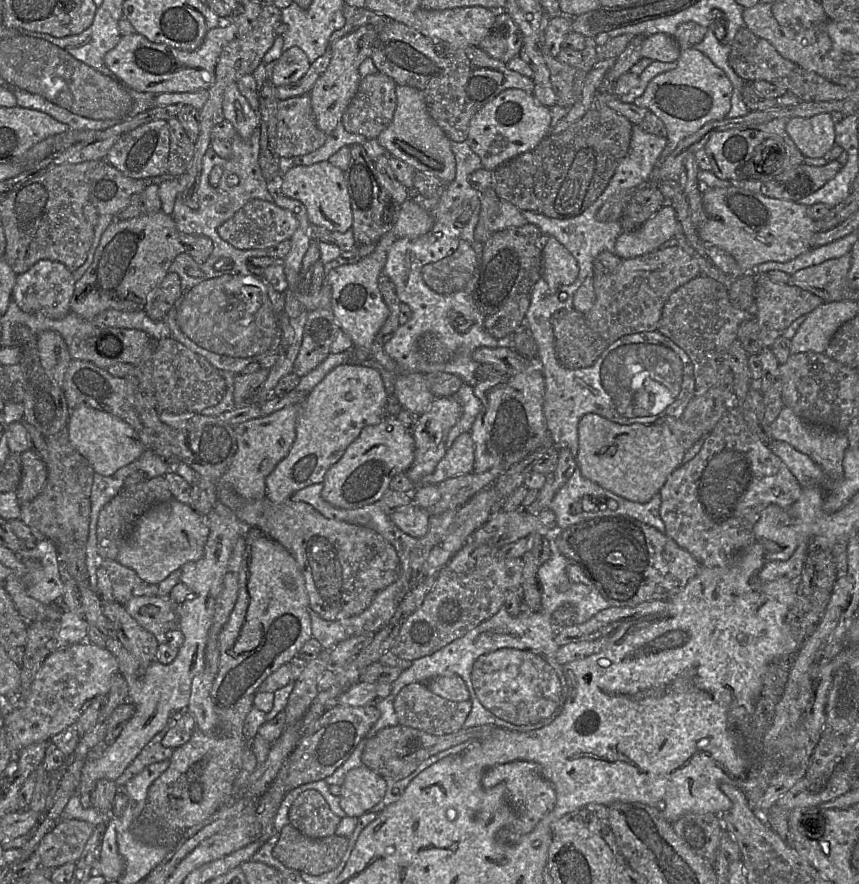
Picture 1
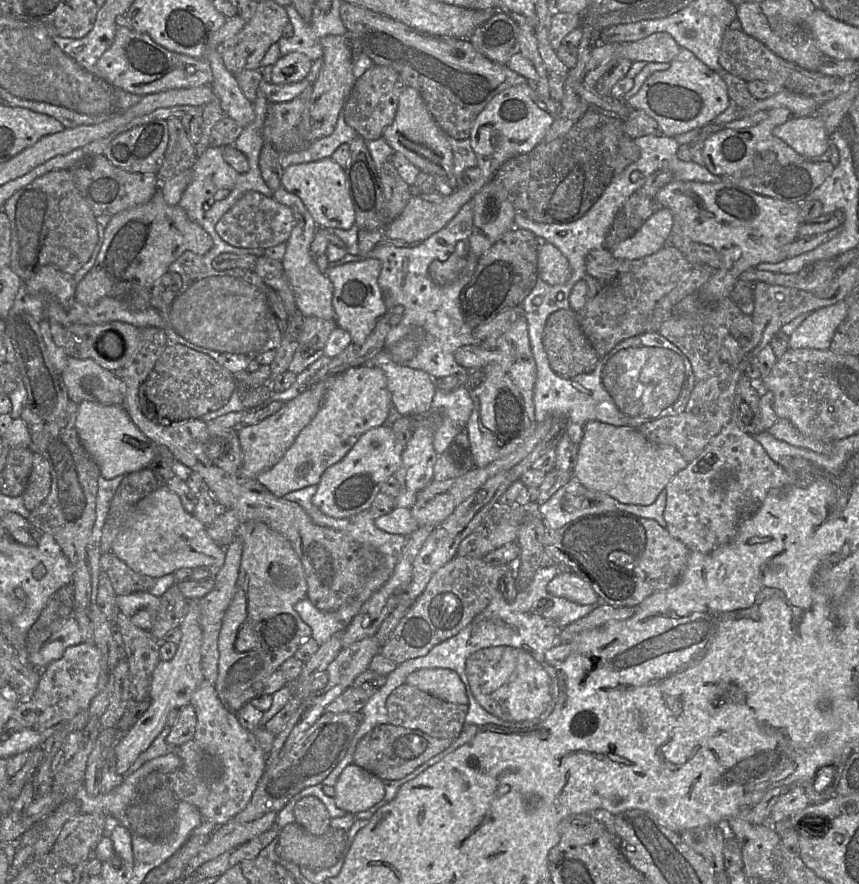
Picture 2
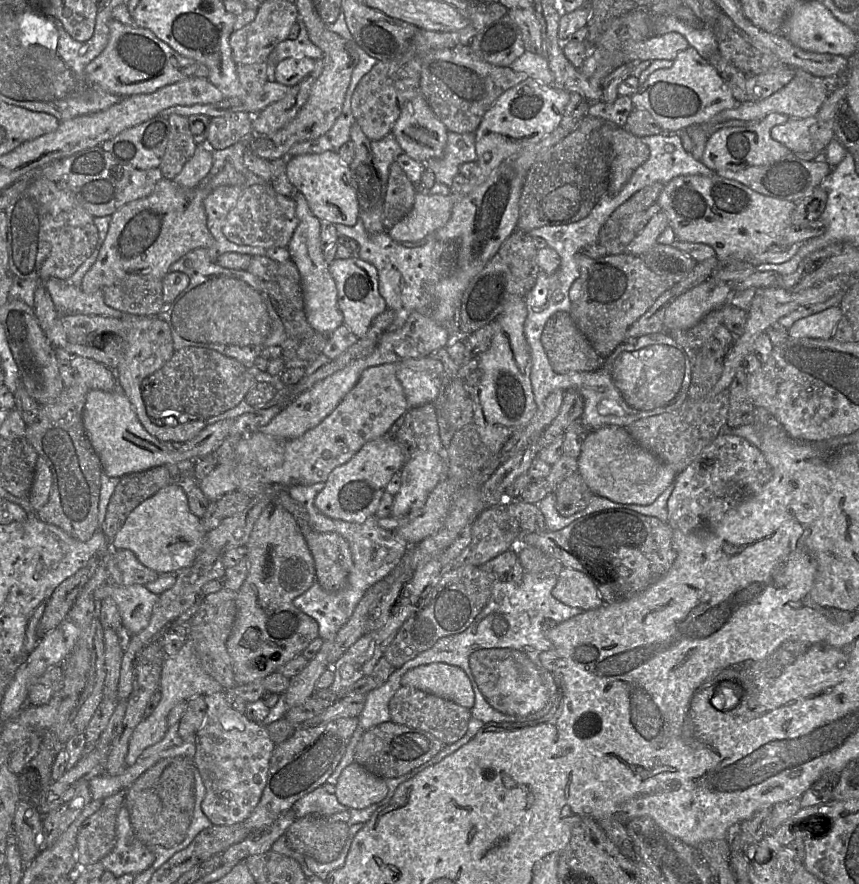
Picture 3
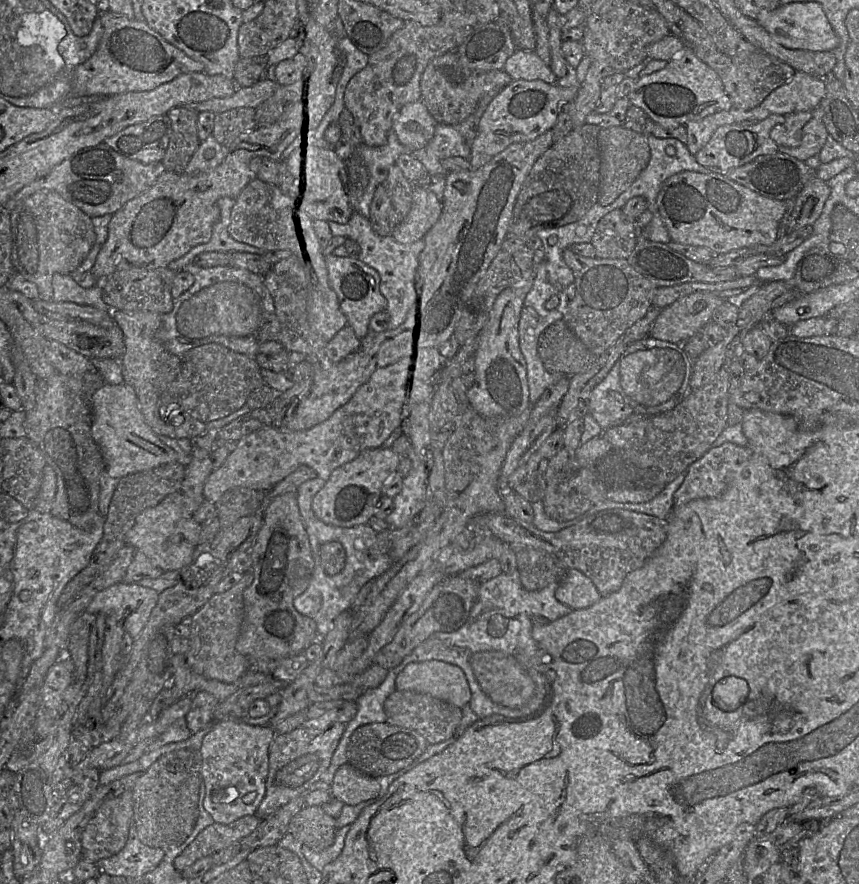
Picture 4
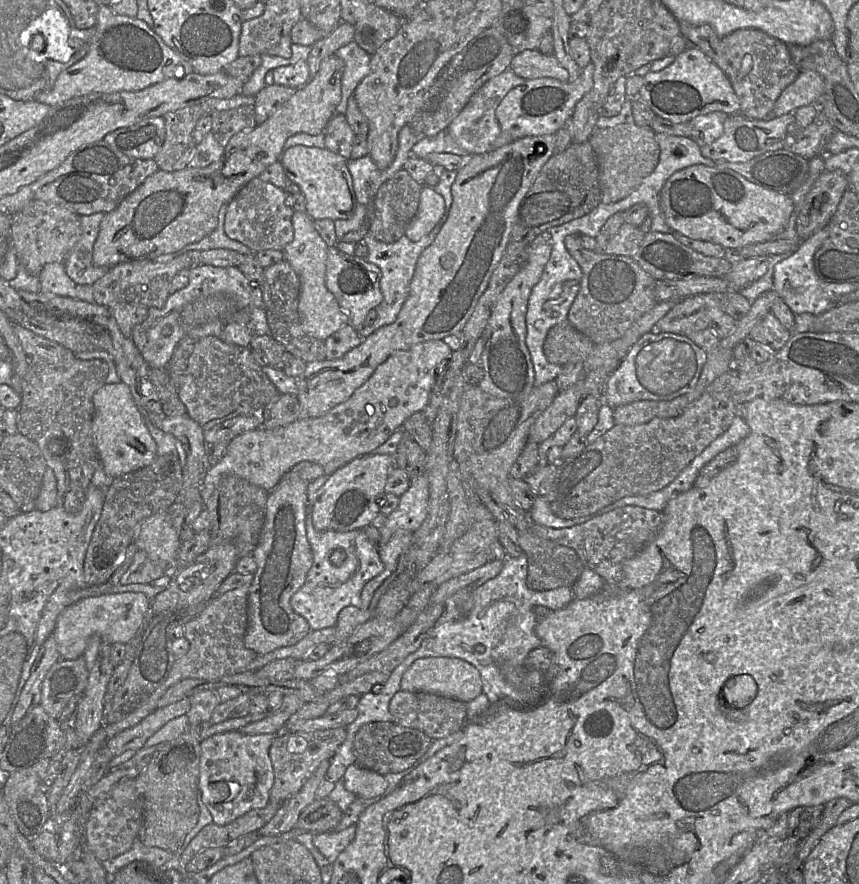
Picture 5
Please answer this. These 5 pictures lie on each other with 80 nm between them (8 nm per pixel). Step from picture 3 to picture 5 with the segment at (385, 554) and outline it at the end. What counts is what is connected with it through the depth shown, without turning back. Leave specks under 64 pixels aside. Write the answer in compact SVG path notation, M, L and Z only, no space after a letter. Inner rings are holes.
M324 475L308 484L306 533L313 554L313 564L305 583L291 598L292 609L307 620L311 631L336 627L339 613L347 606L357 605L366 583L384 570L378 543L371 541L363 529L348 532L318 531L313 526L312 506L317 491L326 483L327 478ZM335 549L344 549L347 554L345 561L339 566L330 561L330 554Z

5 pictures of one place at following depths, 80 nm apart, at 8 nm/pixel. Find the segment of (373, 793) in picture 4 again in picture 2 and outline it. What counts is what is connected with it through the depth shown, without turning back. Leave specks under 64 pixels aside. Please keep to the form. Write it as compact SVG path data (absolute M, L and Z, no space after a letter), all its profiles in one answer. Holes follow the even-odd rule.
M354 763L342 771L334 788L336 806L349 814L366 811L385 796L383 781Z

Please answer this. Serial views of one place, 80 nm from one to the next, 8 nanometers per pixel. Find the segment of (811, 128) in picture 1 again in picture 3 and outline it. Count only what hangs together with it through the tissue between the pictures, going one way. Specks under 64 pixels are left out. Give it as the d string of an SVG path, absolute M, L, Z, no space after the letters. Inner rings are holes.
M815 116L804 119L790 118L786 123L774 126L770 135L793 153L813 151L814 143L810 135L810 128L816 122Z

